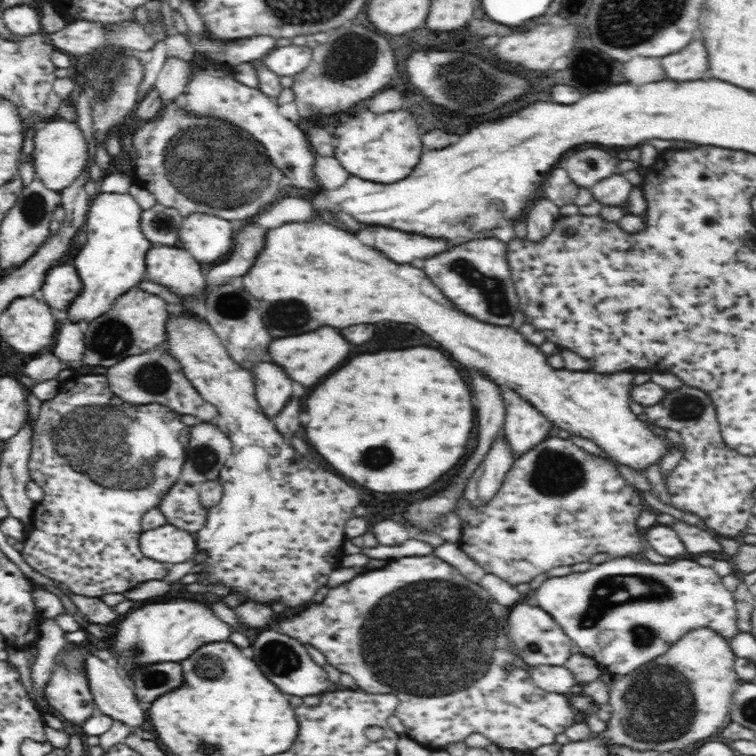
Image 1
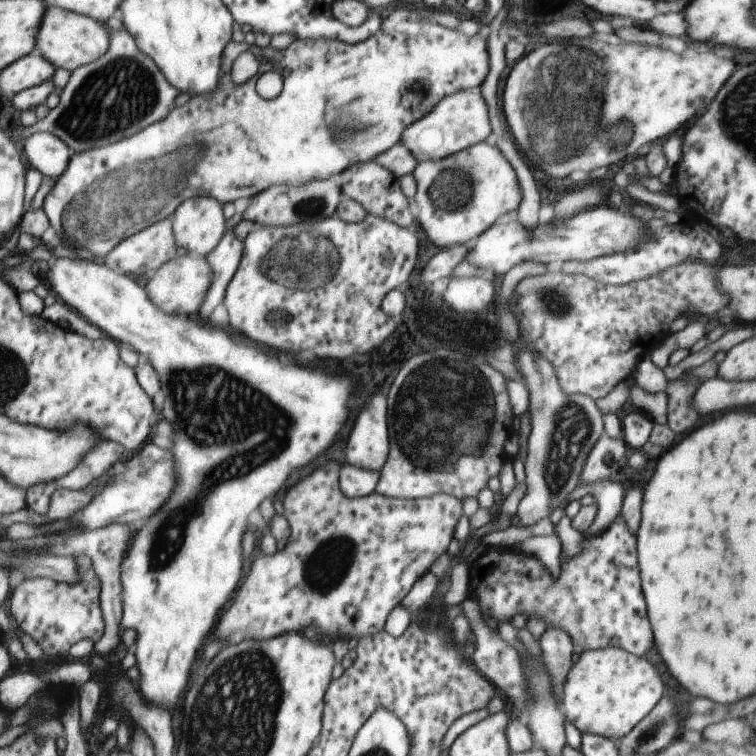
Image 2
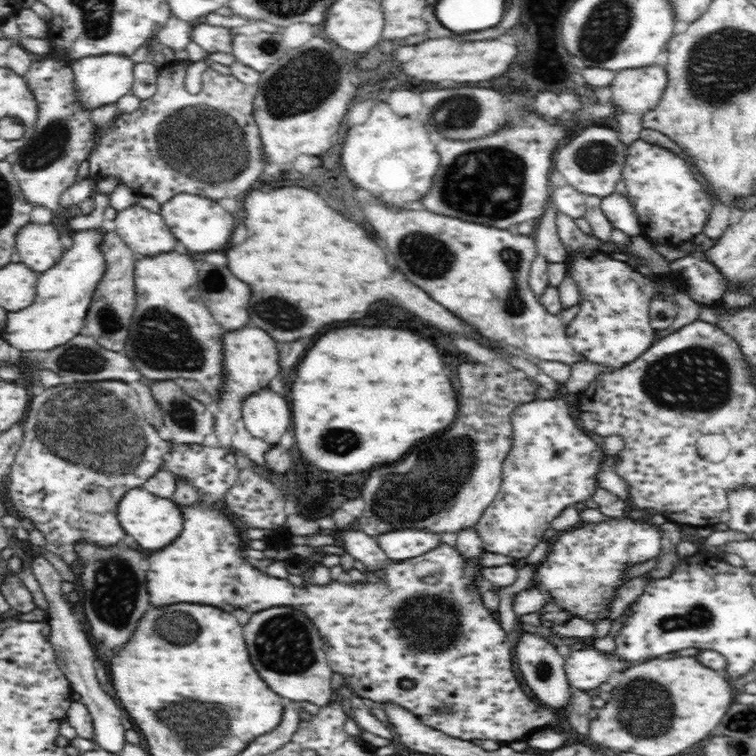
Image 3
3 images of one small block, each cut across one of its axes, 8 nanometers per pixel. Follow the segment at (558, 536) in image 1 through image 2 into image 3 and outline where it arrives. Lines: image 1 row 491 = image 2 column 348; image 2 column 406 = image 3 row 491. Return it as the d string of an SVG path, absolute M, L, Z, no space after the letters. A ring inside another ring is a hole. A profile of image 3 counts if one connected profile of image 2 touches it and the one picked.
M560 397L551 399L536 398L516 406L510 416L512 426L512 448L508 462L504 462L502 486L498 496L482 513L475 530L482 539L484 550L506 554L520 559L528 556L532 549L541 542L538 538L550 530L550 522L570 504L588 500L596 490L596 474L602 466L602 450L599 440L588 432L580 430L570 417L568 404Z

